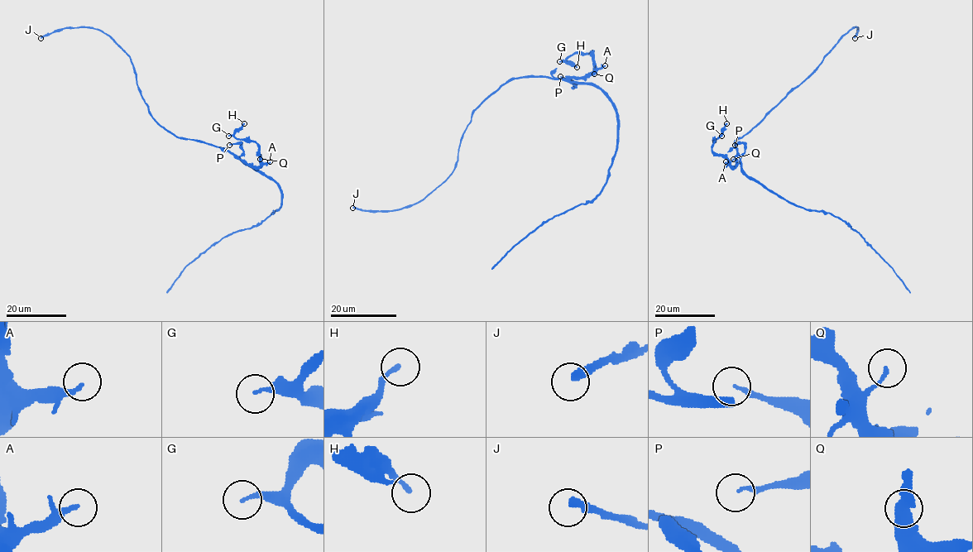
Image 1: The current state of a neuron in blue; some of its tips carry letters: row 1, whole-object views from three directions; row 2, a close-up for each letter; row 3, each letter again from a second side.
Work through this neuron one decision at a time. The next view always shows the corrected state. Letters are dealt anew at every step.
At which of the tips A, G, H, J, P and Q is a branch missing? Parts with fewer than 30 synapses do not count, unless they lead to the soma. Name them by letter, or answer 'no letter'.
J

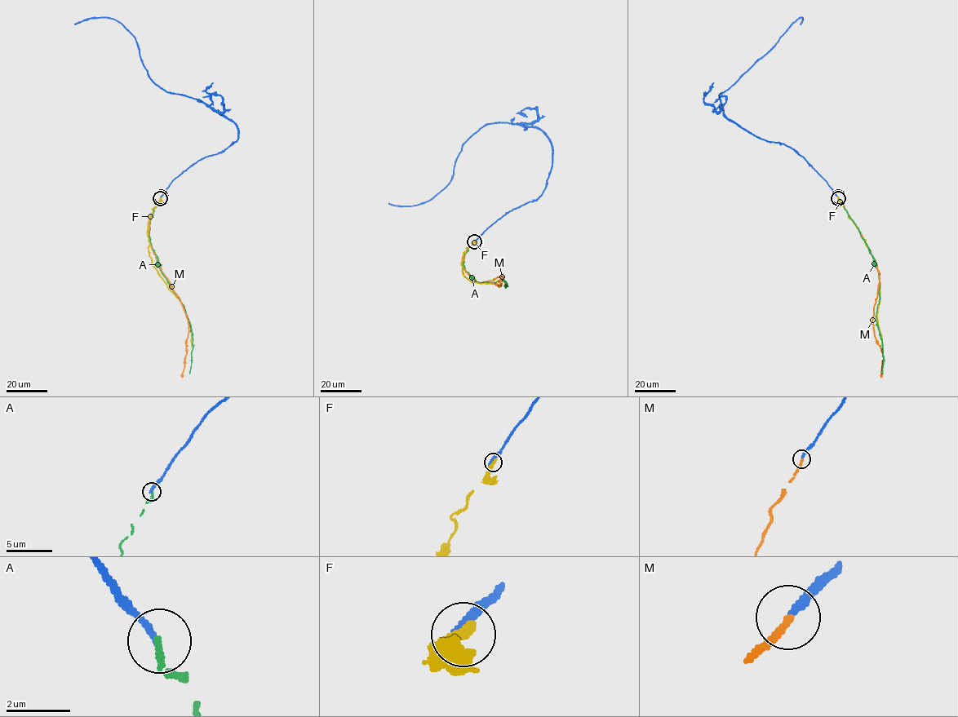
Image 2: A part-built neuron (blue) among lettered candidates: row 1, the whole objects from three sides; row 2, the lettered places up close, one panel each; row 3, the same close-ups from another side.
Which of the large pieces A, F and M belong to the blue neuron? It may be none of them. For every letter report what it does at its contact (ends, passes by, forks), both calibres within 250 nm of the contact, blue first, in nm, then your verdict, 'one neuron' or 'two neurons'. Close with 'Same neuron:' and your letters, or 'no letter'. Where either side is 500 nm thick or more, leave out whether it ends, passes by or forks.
A: it ends; calibres 240 and 170 nm; two neurons
F: it ends; calibres 280 and 360 nm; two neurons
M: it ends; calibres 200 and 180 nm; one neuron
Same neuron: M

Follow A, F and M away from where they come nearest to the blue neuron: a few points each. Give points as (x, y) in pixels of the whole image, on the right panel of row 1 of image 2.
A: (838, 197), (867, 245), (879, 276), (880, 298), (875, 317), (882, 340), (882, 373)
F: (838, 196), (862, 237), (878, 271), (880, 299), (876, 316), (882, 346)
M: (838, 197), (858, 228), (879, 273), (872, 320), (875, 337), (883, 355), (881, 377)

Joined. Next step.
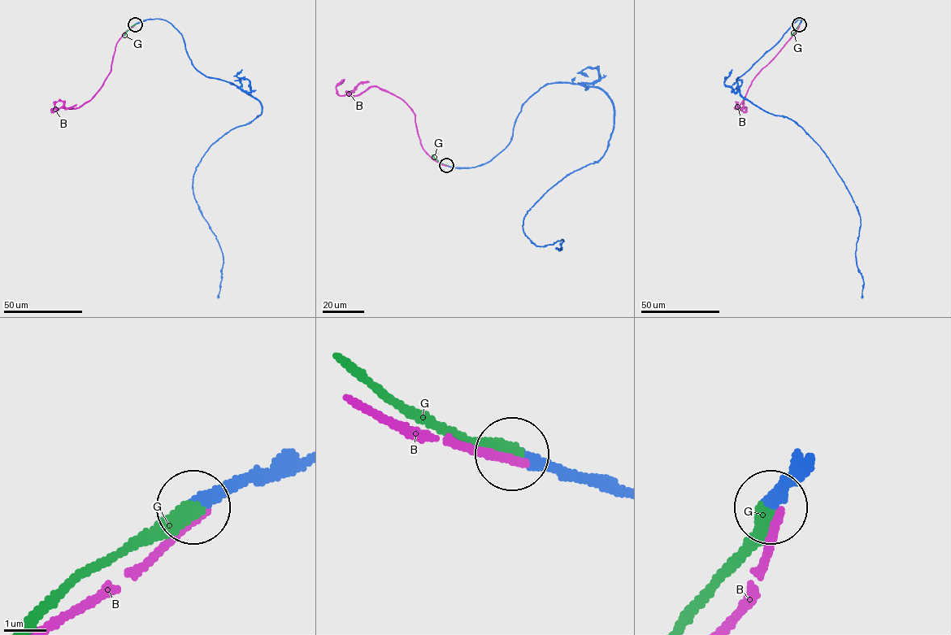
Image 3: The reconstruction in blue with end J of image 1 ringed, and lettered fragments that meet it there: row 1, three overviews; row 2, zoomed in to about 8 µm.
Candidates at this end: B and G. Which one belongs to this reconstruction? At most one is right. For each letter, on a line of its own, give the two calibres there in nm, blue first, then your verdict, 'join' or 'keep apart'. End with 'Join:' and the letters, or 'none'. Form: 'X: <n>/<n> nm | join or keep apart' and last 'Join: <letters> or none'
B: 360/200 nm | keep apart
G: 360/380 nm | join
Join: G

